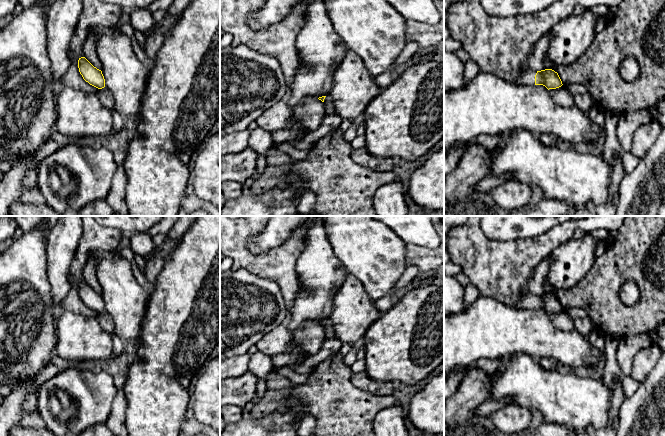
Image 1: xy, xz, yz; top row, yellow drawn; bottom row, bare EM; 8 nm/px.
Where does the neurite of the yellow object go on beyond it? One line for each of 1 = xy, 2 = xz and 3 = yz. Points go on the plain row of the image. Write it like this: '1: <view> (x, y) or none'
1: xy (104, 318)
2: xz (329, 333)
3: yz (561, 320)

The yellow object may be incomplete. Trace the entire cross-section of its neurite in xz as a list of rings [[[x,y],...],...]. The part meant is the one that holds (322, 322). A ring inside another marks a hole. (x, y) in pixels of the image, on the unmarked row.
[[[329,319],[322,320],[322,321],[319,321],[318,323],[321,324],[324,328],[325,340],[330,340],[330,339],[335,338],[335,333],[334,333],[334,329],[333,329],[331,320]]]

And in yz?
[[[523,293],[521,298],[513,305],[518,309],[543,309],[560,330],[576,330],[573,319],[565,312],[557,296],[552,293],[532,295]]]

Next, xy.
[[[85,281],[79,282],[78,292],[83,303],[90,309],[99,313],[97,319],[103,329],[113,334],[113,321],[110,314],[105,310],[105,303],[102,295],[94,291]]]

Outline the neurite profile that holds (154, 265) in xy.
[[[151,257],[146,262],[146,268],[143,276],[149,282],[155,282],[163,266],[164,266],[164,260],[161,257]]]

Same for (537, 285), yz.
[[[545,257],[539,262],[527,284],[528,293],[541,295],[552,290],[552,287],[547,282],[550,264],[550,257]]]

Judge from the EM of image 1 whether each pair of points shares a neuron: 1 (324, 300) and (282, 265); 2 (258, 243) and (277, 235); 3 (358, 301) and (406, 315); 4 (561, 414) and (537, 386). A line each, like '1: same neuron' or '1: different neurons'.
1: different neurons
2: same neuron
3: different neurons
4: same neuron

